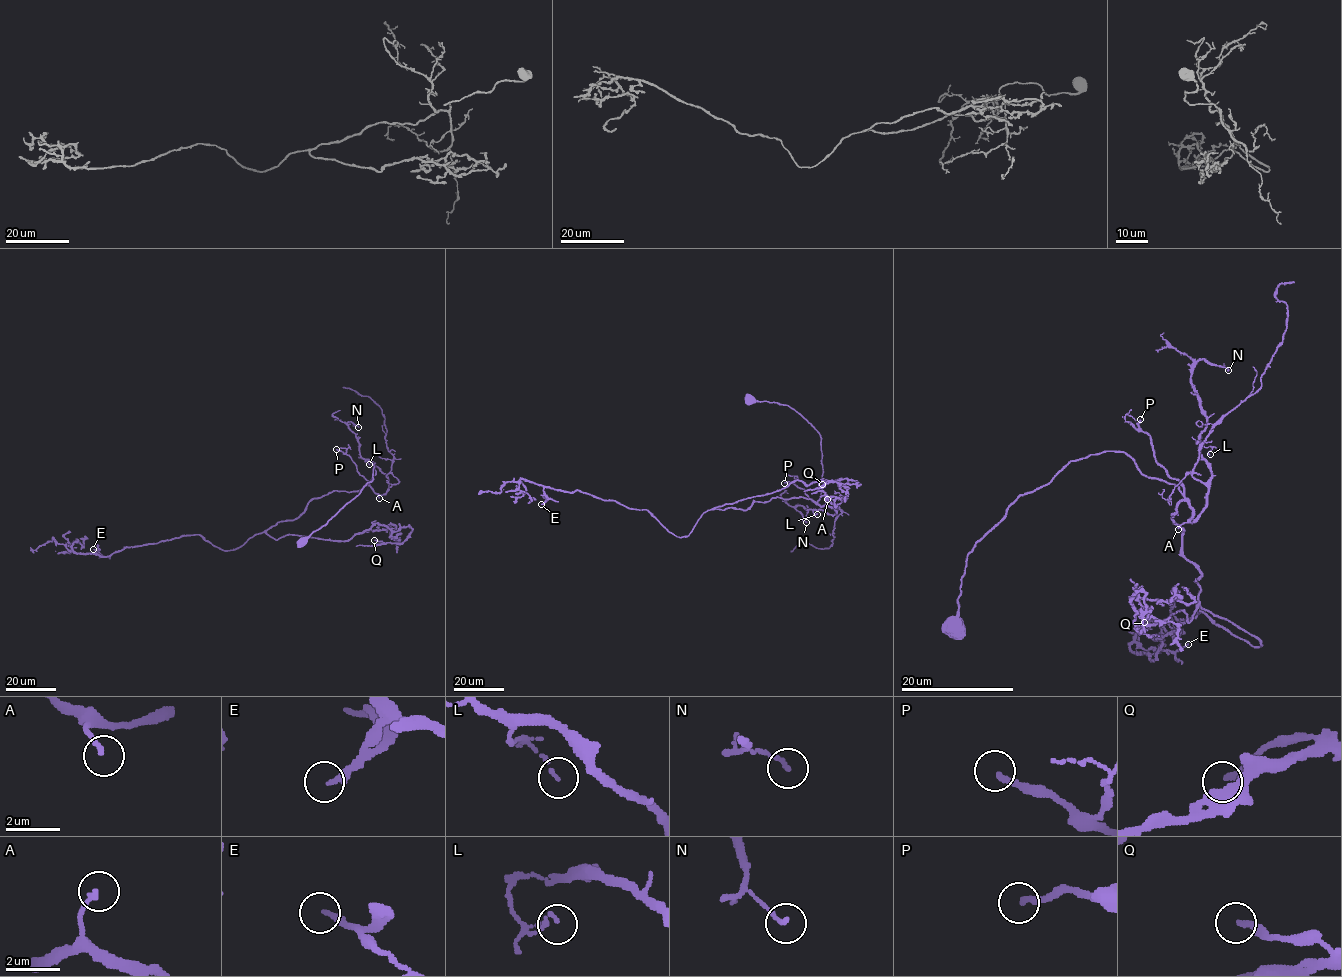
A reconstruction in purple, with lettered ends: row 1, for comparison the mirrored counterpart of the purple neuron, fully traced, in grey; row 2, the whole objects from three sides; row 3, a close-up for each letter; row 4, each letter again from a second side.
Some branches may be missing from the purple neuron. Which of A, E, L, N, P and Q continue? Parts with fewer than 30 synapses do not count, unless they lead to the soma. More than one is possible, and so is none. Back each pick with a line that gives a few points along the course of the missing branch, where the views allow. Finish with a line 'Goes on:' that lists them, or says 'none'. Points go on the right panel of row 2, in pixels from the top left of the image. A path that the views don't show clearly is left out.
P: missing branch runs (1140, 419), (1130, 419), (1125, 425), (1110, 429), (1103, 428), (1120, 395), (1118, 400), (1123, 402)
Goes on: P

